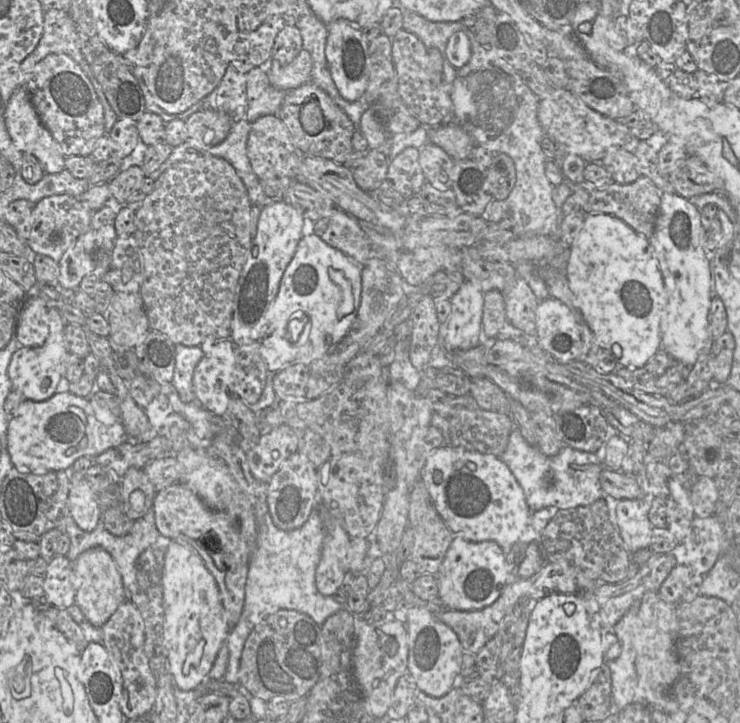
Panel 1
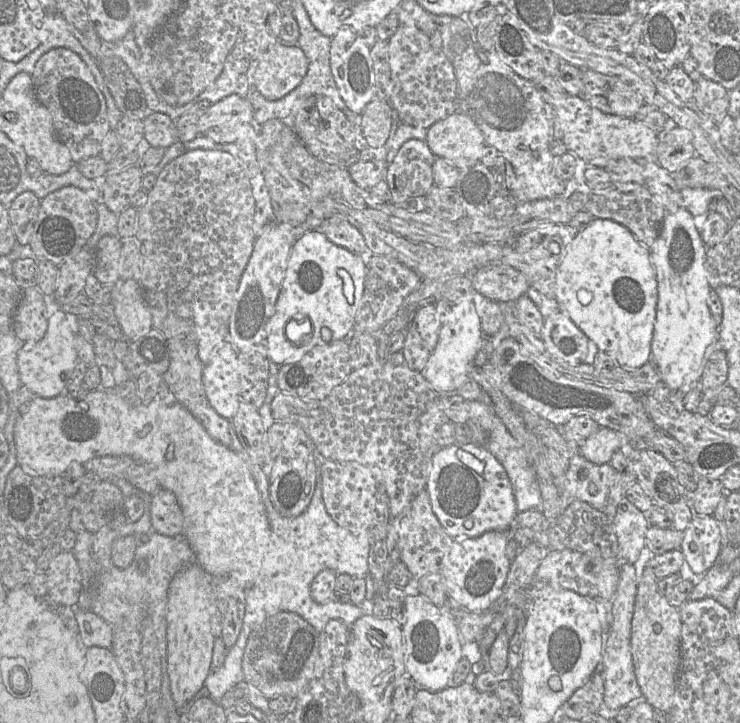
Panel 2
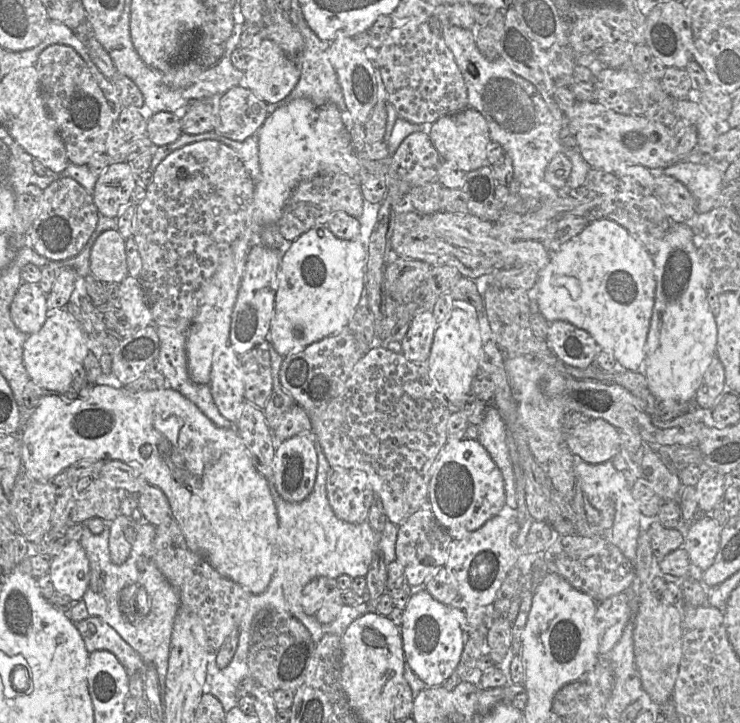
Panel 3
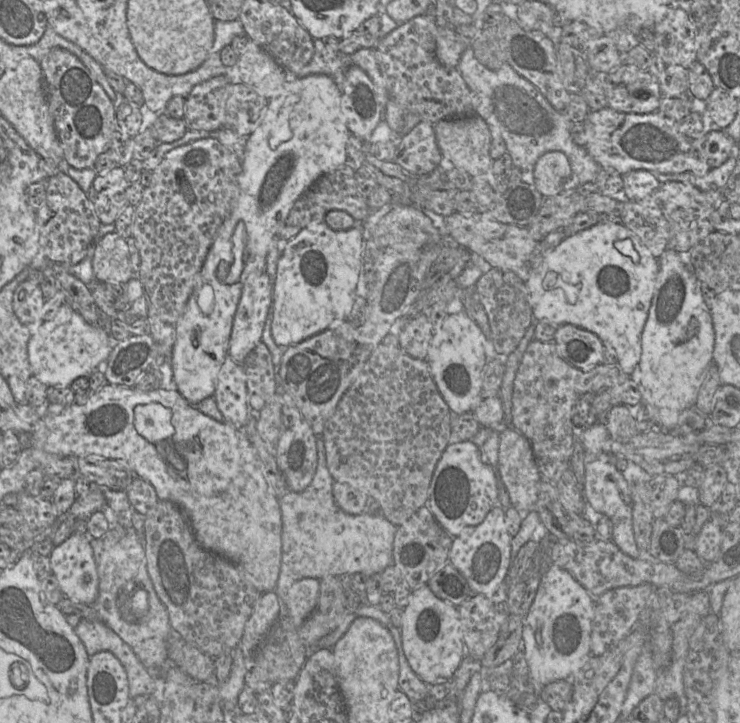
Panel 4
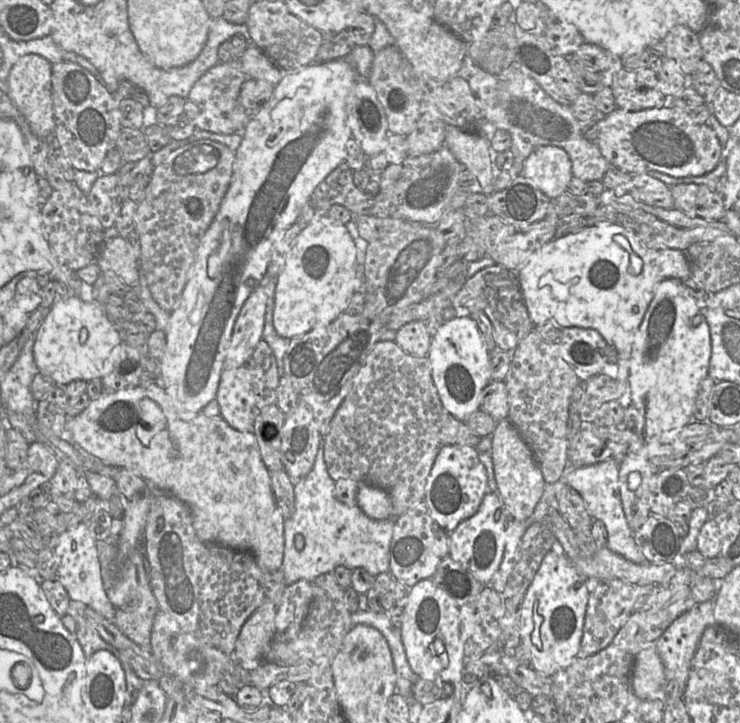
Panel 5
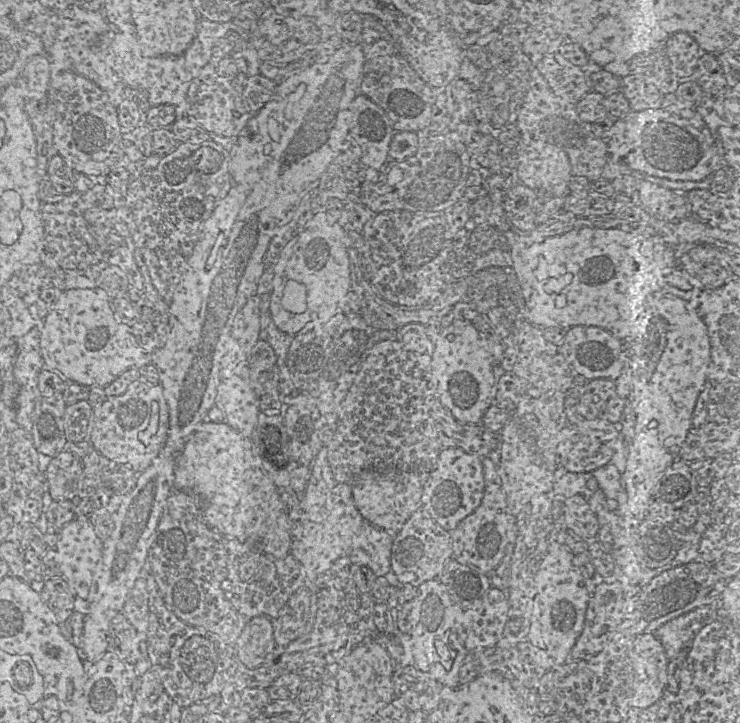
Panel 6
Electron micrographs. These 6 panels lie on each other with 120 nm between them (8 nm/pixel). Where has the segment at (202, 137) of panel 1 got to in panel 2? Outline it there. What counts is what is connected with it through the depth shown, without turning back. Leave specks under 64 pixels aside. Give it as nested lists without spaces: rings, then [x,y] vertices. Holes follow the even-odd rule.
[[[232,94],[211,105],[199,115],[199,135],[217,144],[231,143],[243,135],[243,125],[253,122],[247,98]]]

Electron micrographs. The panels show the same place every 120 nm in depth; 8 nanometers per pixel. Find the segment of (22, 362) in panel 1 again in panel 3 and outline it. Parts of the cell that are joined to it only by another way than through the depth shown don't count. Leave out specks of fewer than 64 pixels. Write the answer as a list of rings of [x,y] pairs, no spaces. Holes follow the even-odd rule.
[[[67,308],[48,310],[42,328],[29,334],[24,342],[23,362],[29,377],[40,387],[62,393],[71,387],[72,379],[89,353],[89,337]]]

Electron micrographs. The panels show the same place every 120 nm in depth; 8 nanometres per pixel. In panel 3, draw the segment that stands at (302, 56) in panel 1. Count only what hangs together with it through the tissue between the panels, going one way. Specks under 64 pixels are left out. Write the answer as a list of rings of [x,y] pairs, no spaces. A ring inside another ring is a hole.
[[[264,39],[260,46],[250,49],[250,58],[244,70],[244,83],[267,104],[284,101],[297,85],[300,68],[296,59],[288,56],[275,42]]]

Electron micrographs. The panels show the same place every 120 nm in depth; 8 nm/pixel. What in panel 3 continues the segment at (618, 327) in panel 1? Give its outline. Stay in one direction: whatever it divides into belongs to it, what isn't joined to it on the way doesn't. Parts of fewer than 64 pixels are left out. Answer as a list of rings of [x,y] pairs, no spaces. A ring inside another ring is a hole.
[[[599,219],[589,222],[578,235],[563,244],[558,251],[551,253],[549,264],[539,272],[536,283],[538,287],[537,303],[539,313],[541,313],[548,322],[563,320],[579,329],[585,330],[594,338],[601,351],[610,354],[626,370],[637,372],[645,360],[645,344],[655,304],[656,278],[654,269],[654,256],[652,256],[644,245],[623,226],[610,219]]]

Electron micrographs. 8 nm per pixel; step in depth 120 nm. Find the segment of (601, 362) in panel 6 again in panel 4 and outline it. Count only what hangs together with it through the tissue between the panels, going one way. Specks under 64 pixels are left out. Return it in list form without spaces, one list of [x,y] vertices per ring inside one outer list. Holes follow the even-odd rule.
[[[571,324],[556,327],[557,353],[571,366],[590,370],[601,364],[605,347],[594,333]]]

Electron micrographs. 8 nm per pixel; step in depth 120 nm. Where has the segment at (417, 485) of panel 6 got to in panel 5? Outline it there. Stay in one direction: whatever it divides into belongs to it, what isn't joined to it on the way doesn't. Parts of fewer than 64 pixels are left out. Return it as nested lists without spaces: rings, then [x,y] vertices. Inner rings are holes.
[[[368,483],[359,484],[356,502],[357,506],[371,519],[393,519],[393,508],[389,495],[376,486]]]

